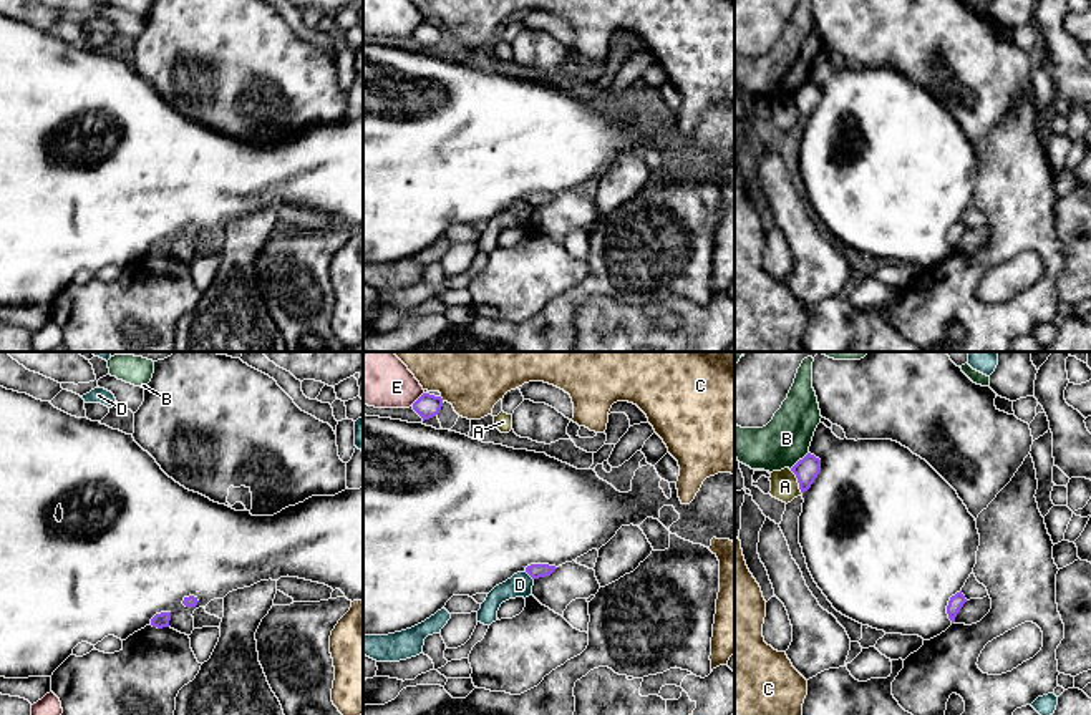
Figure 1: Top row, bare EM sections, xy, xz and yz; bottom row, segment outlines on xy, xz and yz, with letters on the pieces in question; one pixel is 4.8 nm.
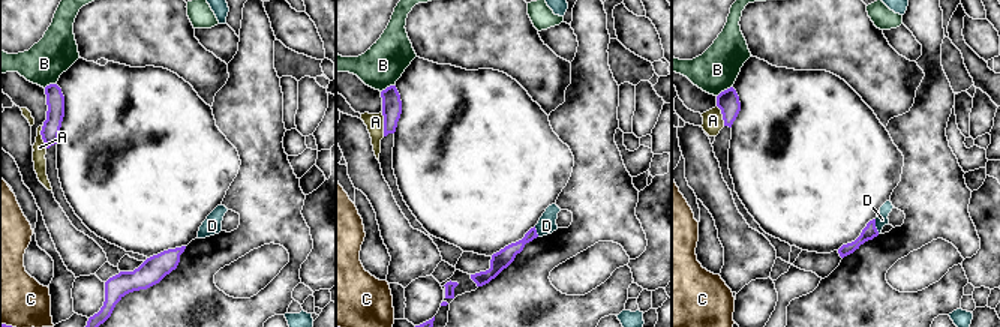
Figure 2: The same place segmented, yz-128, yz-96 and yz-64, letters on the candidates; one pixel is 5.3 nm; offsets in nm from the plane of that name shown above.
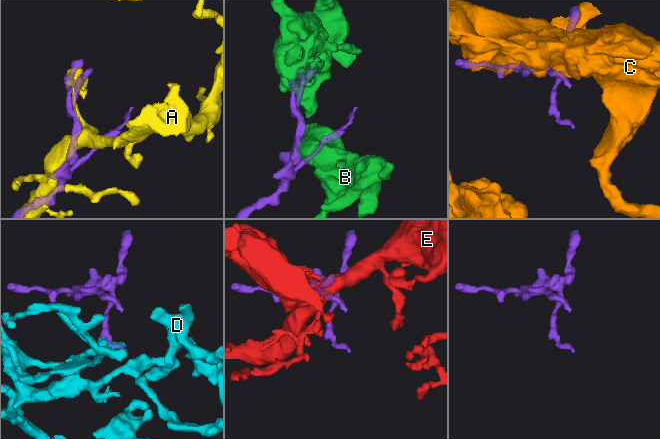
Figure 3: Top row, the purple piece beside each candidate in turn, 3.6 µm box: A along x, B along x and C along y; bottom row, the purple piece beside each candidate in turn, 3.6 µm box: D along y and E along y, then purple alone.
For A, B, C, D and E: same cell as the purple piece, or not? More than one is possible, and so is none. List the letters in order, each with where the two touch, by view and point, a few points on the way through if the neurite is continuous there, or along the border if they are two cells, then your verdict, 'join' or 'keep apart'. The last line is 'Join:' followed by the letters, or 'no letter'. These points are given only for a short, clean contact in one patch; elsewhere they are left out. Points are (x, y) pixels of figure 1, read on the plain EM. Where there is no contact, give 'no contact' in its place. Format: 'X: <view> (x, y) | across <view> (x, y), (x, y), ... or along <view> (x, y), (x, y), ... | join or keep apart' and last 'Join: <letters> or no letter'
A: yz (798, 110) | keep apart
B: yz (800, 88) | keep apart
C: xz (441, 27) | keep apart
D: xz (529, 203) | keep apart
E: xz (418, 27) | keep apart
Join: no letter

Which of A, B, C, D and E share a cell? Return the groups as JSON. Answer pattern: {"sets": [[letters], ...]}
{"sets": [["A"], ["B"], ["C"], ["D"], ["E"]]}

